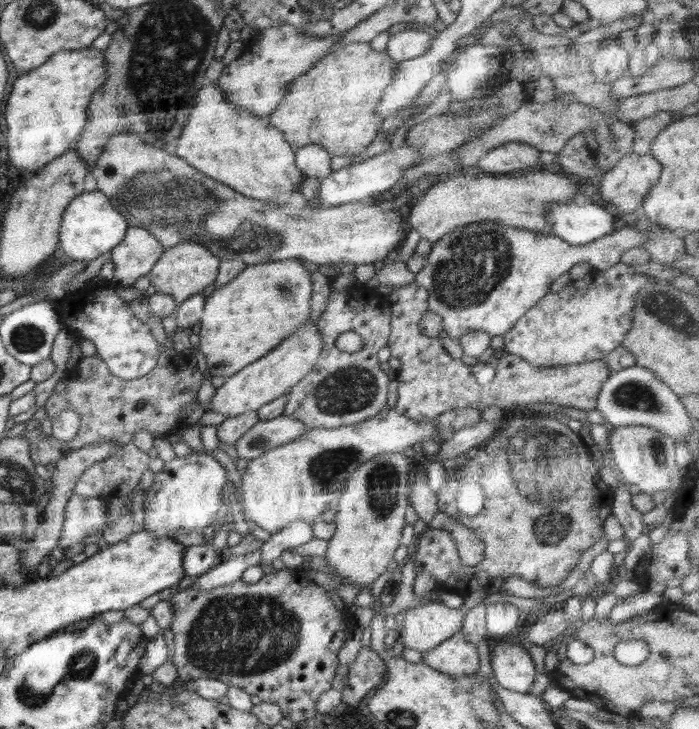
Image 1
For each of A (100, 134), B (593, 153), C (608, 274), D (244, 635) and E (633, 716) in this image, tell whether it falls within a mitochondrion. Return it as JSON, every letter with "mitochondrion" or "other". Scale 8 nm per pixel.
{"A":"other","B":"mitochondrion","C":"other","D":"mitochondrion","E":"other"}

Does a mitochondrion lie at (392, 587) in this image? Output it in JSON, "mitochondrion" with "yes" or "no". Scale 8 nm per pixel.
{"mitochondrion":"no"}

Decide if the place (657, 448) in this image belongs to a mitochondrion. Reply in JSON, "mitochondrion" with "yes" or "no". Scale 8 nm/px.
{"mitochondrion":"yes"}

